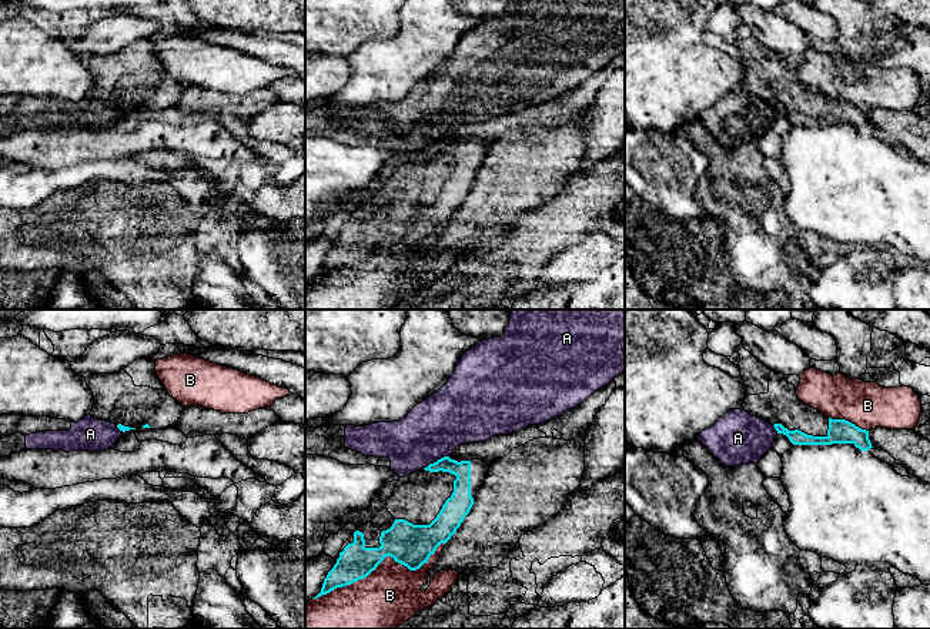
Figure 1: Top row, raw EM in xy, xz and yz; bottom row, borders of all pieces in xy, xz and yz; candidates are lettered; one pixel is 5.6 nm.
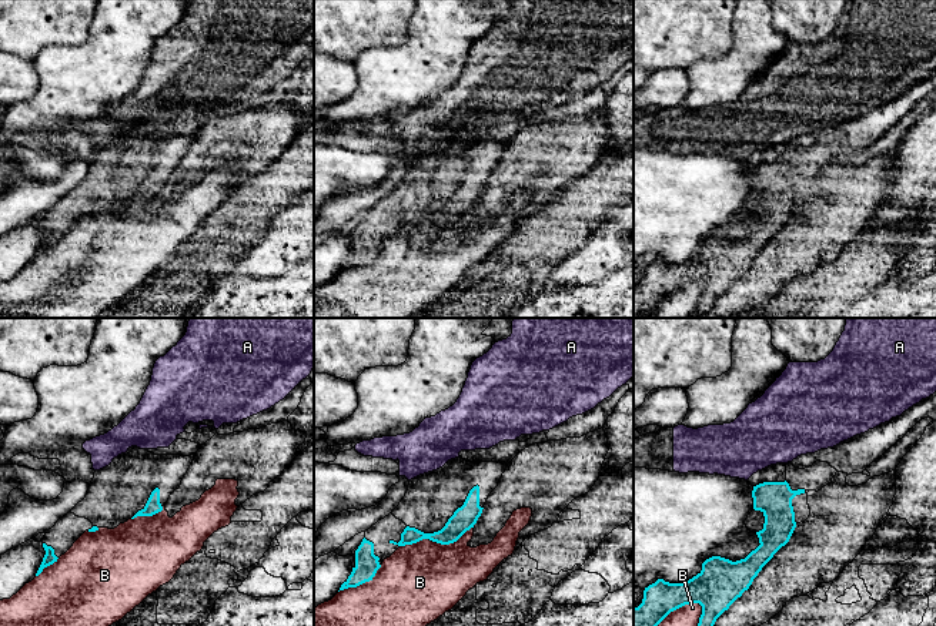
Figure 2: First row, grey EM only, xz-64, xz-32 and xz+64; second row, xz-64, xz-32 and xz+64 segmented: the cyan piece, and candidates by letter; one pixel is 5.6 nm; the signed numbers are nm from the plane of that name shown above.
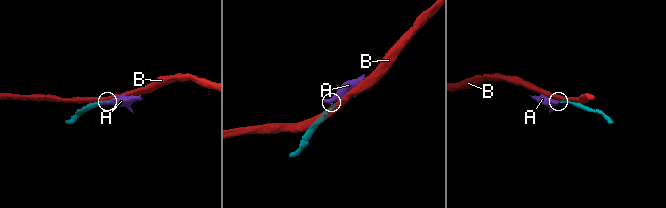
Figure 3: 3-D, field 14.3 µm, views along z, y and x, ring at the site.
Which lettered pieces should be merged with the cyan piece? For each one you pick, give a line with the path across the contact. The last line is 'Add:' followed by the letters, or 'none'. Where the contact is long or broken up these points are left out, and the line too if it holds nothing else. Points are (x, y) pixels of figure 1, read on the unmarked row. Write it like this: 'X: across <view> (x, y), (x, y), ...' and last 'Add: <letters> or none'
Add: none

